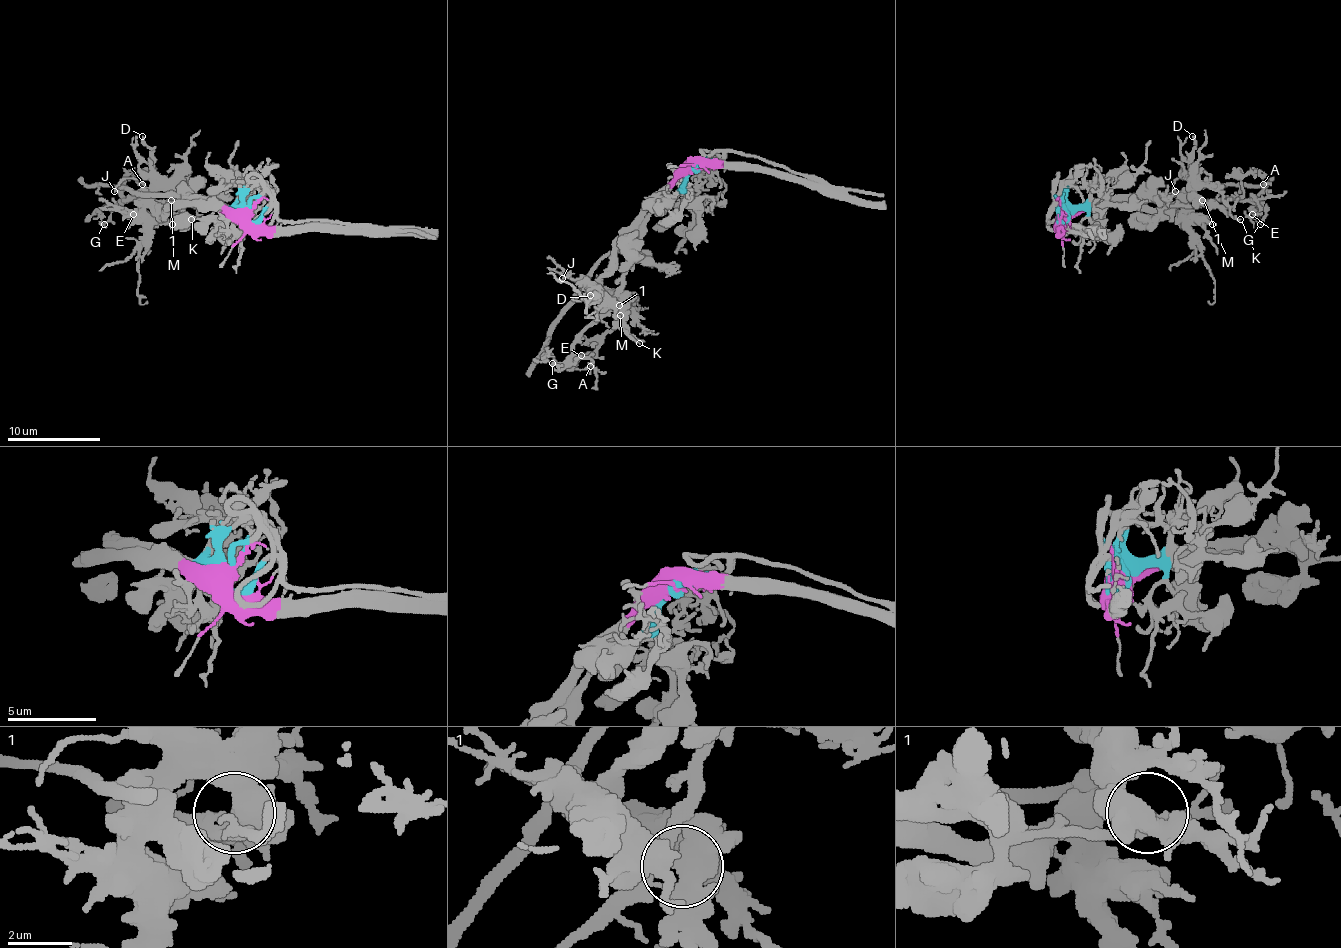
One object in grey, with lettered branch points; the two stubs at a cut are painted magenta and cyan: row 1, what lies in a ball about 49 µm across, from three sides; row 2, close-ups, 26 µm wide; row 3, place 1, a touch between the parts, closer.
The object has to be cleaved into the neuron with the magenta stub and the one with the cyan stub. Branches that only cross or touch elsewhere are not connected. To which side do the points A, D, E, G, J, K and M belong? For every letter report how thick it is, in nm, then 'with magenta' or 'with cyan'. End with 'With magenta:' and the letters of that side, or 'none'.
A: 260 nm | with cyan
D: 190 nm | with magenta
E: 280 nm | with cyan
G: 150 nm | with cyan
J: 120 nm | with magenta
K: 120 nm | with magenta
M: 260 nm | with magenta
With magenta: D, J, K, M

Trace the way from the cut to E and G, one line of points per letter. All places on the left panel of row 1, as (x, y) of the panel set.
E: (246, 219), (239, 210), (201, 198), (190, 198), (176, 205), (126, 201), (122, 205), (134, 215)
G: (246, 219), (239, 210), (201, 198), (190, 198), (176, 205), (126, 201), (103, 224)

